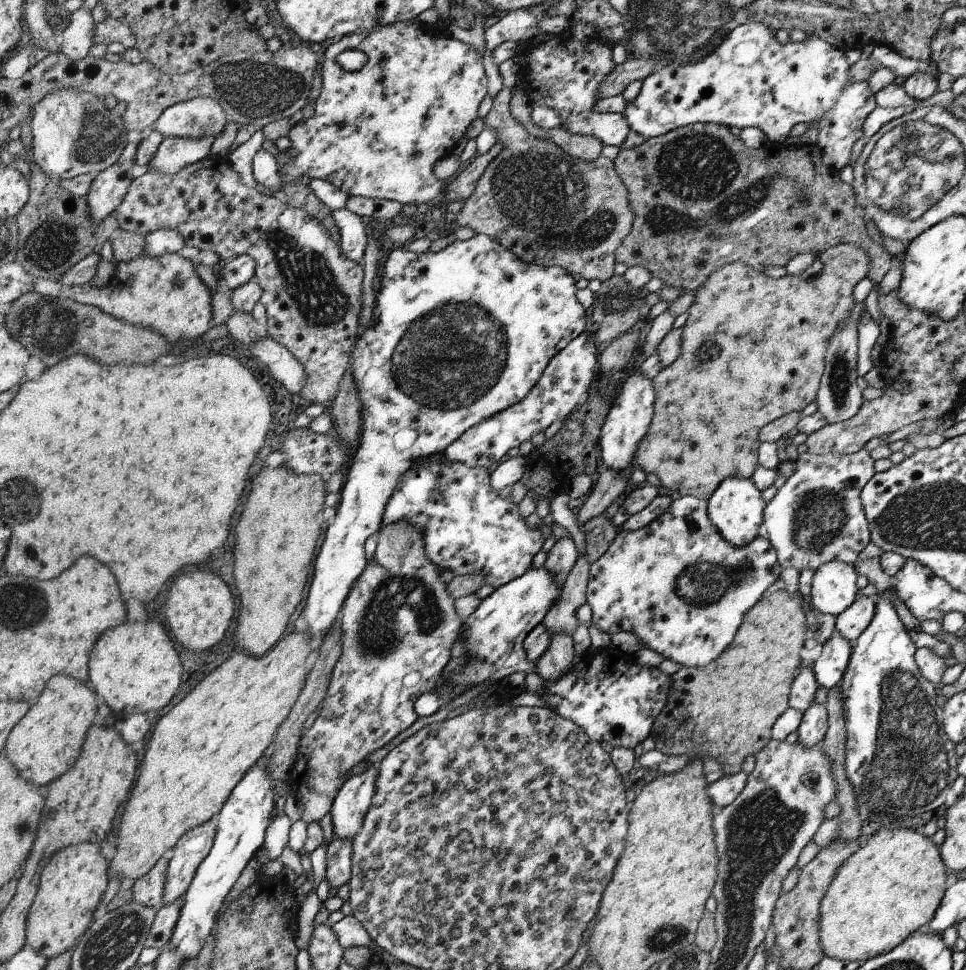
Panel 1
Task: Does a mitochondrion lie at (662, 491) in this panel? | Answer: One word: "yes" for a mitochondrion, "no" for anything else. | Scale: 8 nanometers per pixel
no

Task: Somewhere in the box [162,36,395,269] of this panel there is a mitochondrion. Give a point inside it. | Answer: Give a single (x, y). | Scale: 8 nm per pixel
(256, 89)

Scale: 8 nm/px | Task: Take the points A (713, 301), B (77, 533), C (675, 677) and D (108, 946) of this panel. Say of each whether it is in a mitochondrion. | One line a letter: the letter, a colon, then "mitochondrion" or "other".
A: other
B: other
C: other
D: mitochondrion

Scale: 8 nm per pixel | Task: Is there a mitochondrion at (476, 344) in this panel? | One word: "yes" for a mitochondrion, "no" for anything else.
yes

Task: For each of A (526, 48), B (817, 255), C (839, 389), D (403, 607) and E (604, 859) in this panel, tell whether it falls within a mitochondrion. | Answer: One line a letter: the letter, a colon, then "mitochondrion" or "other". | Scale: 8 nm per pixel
A: other
B: other
C: mitochondrion
D: mitochondrion
E: other

